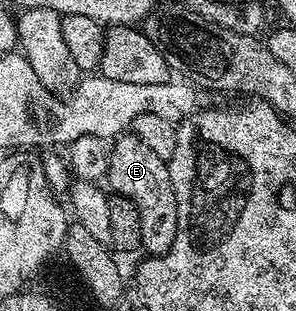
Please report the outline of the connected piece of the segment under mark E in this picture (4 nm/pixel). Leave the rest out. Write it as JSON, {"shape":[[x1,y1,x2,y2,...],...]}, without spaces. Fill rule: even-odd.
{"shape":[[123,133,113,140,110,152,109,190,114,195,123,195,136,205,140,213,140,229,142,230,142,247,151,256,157,257,169,251,180,226,180,208,178,196,170,180,170,169,167,160,156,157,144,141,140,141,132,133]]}

